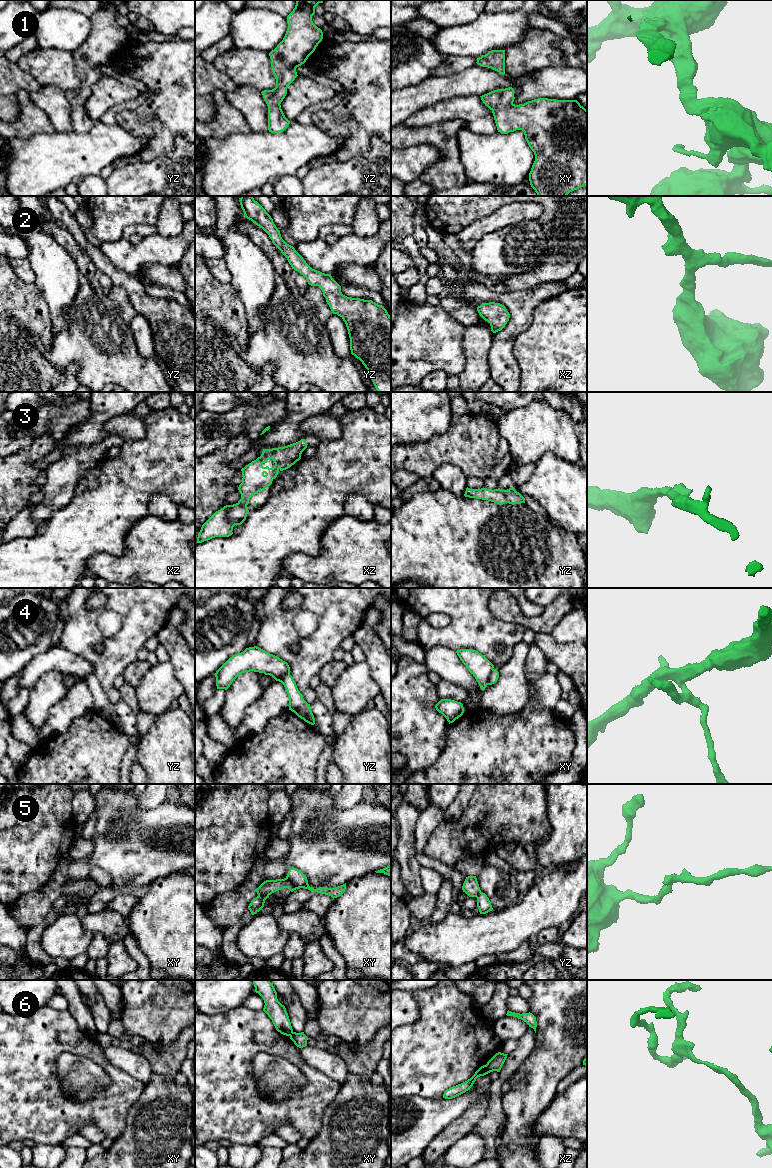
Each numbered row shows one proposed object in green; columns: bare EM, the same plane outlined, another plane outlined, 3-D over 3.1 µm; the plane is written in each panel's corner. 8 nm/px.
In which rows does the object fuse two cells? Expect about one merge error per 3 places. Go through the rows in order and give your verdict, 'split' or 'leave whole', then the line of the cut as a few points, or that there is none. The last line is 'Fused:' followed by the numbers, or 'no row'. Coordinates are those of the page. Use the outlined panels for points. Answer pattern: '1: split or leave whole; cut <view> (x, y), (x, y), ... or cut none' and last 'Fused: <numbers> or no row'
1: leave whole; cut none
2: leave whole; cut none
3: leave whole; cut none
4: split; cut xy (493, 669), (486, 684)
5: split; cut xy (258, 894), (266, 894), (268, 896)
6: split; cut xz (486, 1064), (488, 1072)
Fused: 4, 5, 6

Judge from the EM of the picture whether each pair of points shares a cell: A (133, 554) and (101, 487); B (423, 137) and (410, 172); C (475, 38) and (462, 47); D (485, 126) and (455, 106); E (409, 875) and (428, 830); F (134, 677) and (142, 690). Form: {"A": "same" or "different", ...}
{"A": "different", "B": "different", "C": "same", "D": "same", "E": "different", "F": "different"}

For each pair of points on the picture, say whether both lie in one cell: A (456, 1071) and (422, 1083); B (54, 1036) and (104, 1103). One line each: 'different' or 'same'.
A: same
B: same

